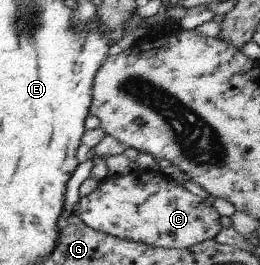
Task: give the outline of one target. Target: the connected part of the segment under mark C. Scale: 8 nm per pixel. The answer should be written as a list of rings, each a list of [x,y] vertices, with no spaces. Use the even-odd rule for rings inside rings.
[[[135,170],[129,174],[107,176],[101,180],[100,185],[78,200],[79,208],[74,213],[79,220],[93,230],[105,234],[127,239],[137,243],[143,243],[149,247],[161,247],[164,249],[191,248],[195,244],[201,244],[205,240],[215,238],[215,235],[222,226],[219,214],[215,211],[210,202],[197,195],[193,195],[183,186],[164,178],[160,172]]]

